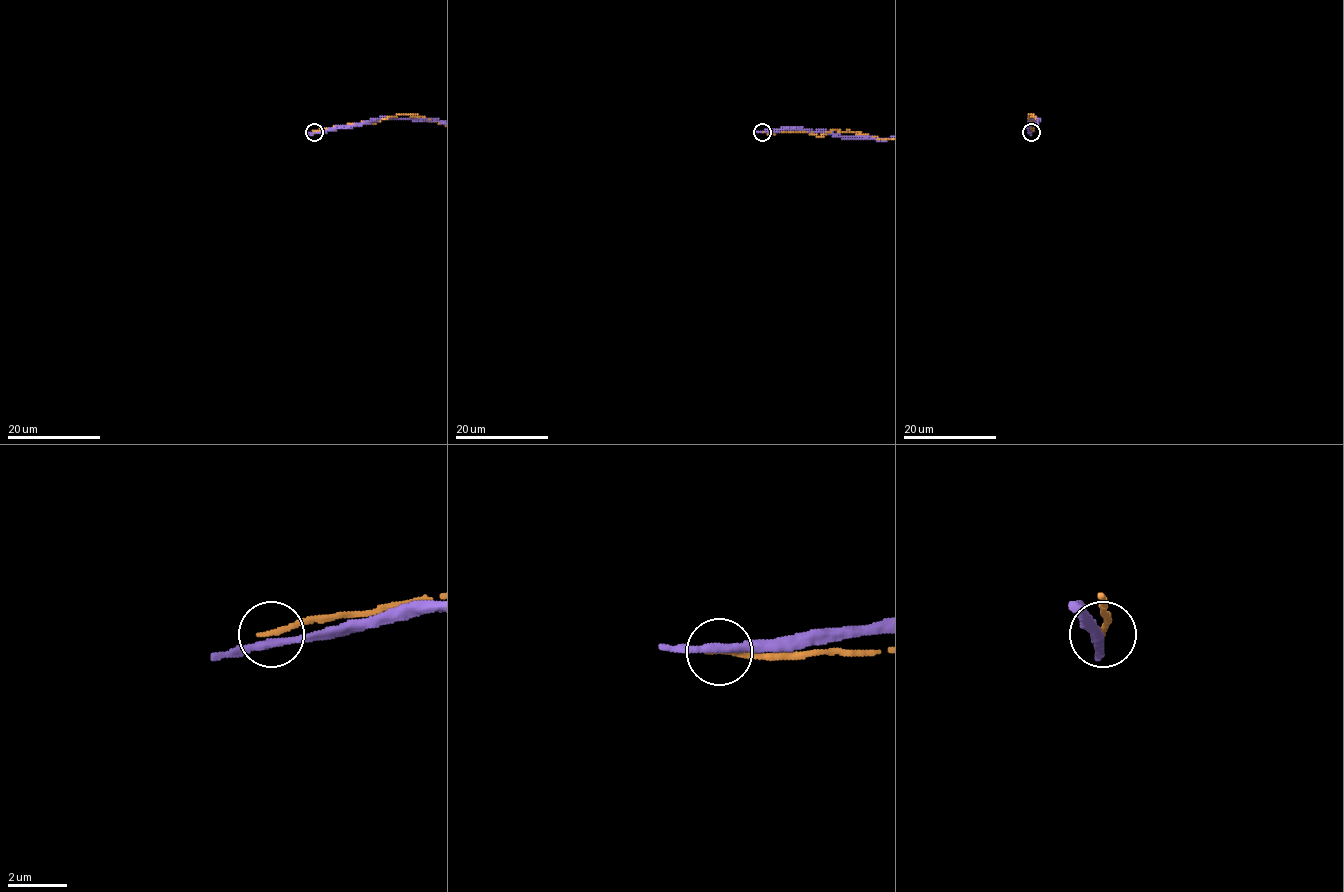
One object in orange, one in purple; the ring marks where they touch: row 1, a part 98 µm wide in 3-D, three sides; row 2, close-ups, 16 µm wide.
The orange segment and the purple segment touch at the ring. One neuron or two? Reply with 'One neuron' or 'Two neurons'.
Two neurons

